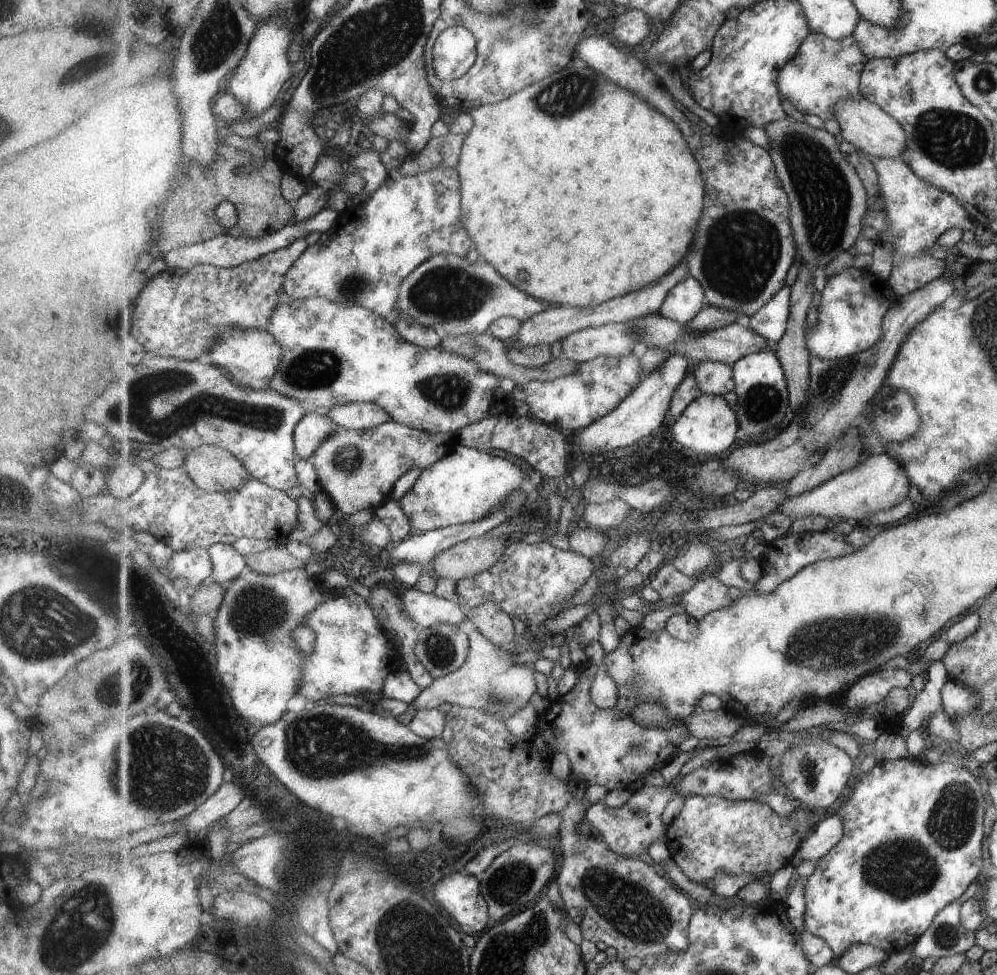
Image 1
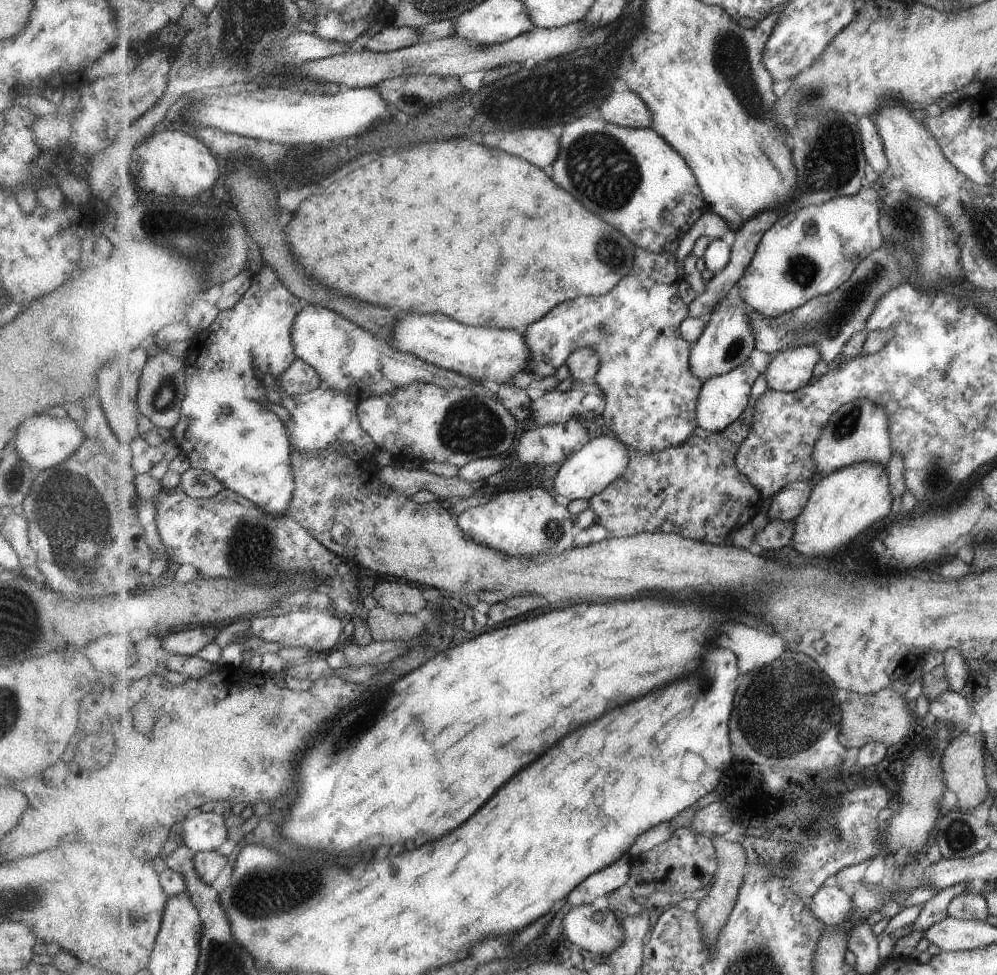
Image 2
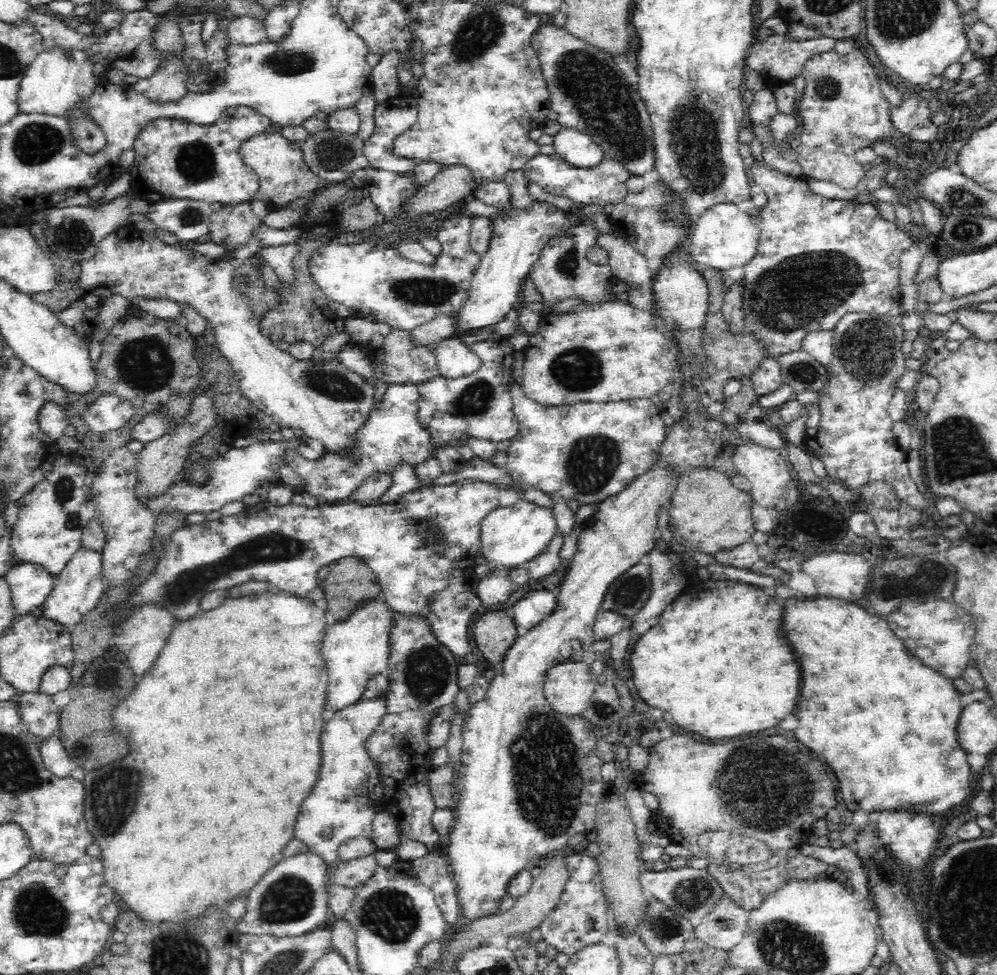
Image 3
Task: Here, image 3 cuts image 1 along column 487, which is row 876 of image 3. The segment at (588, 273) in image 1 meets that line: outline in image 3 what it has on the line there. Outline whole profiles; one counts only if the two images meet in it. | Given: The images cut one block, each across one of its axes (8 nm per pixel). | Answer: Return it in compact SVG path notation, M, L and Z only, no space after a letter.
M266 590L260 594L242 595L242 598L224 598L222 602L208 612L200 612L194 618L186 618L186 620L178 621L178 624L171 630L170 636L167 638L166 644L162 647L154 666L144 674L142 682L136 683L132 692L129 692L117 705L113 712L113 725L122 732L128 734L128 742L130 742L130 754L124 760L118 760L114 764L102 766L100 770L85 771L85 808L86 808L86 825L90 828L90 833L96 837L96 843L102 850L101 859L105 868L105 880L108 886L114 889L115 893L121 896L121 903L125 903L130 910L141 914L142 918L149 918L150 922L180 922L182 918L190 918L191 915L198 914L204 910L206 906L216 905L224 907L225 902L232 901L237 897L248 896L251 889L258 883L258 880L274 866L274 862L281 862L280 854L282 854L282 846L288 844L288 840L294 838L294 822L296 816L300 812L300 804L310 794L310 786L314 786L314 778L318 778L318 762L322 762L322 749L320 749L320 734L325 725L325 720L322 716L324 712L324 704L326 702L326 690L328 686L329 676L327 668L322 660L323 638L326 634L327 626L324 610L320 610L314 601L308 597L302 598L301 595L290 594L284 590Z

